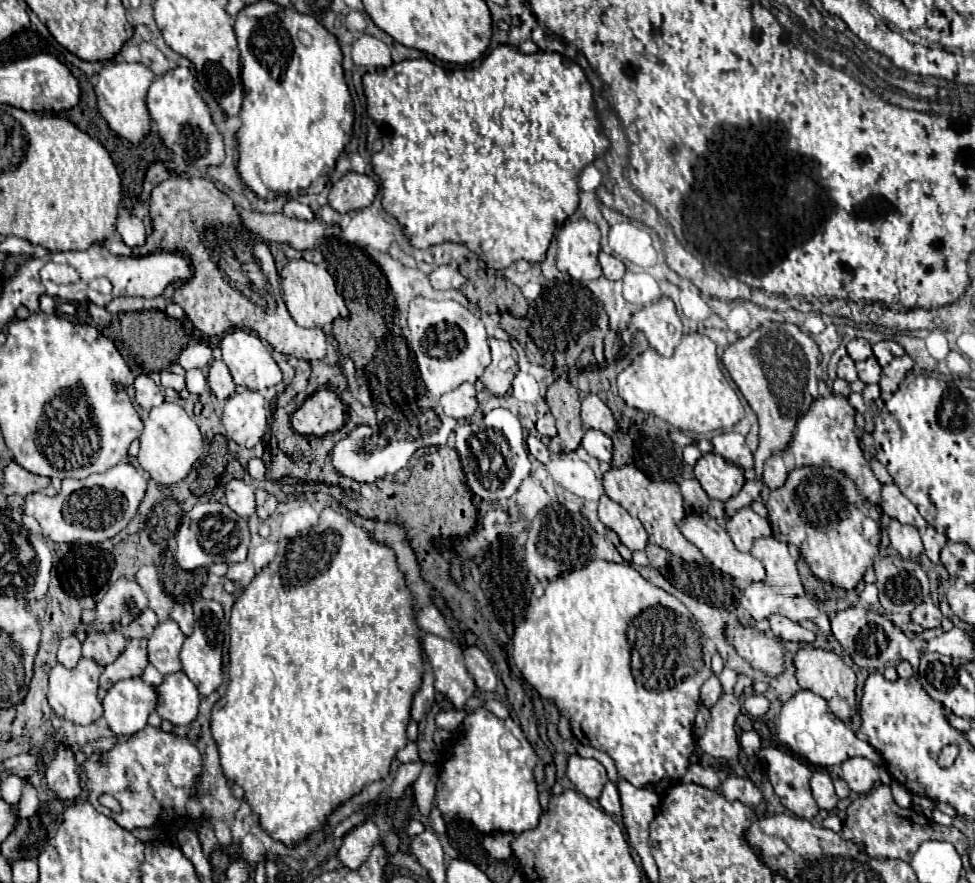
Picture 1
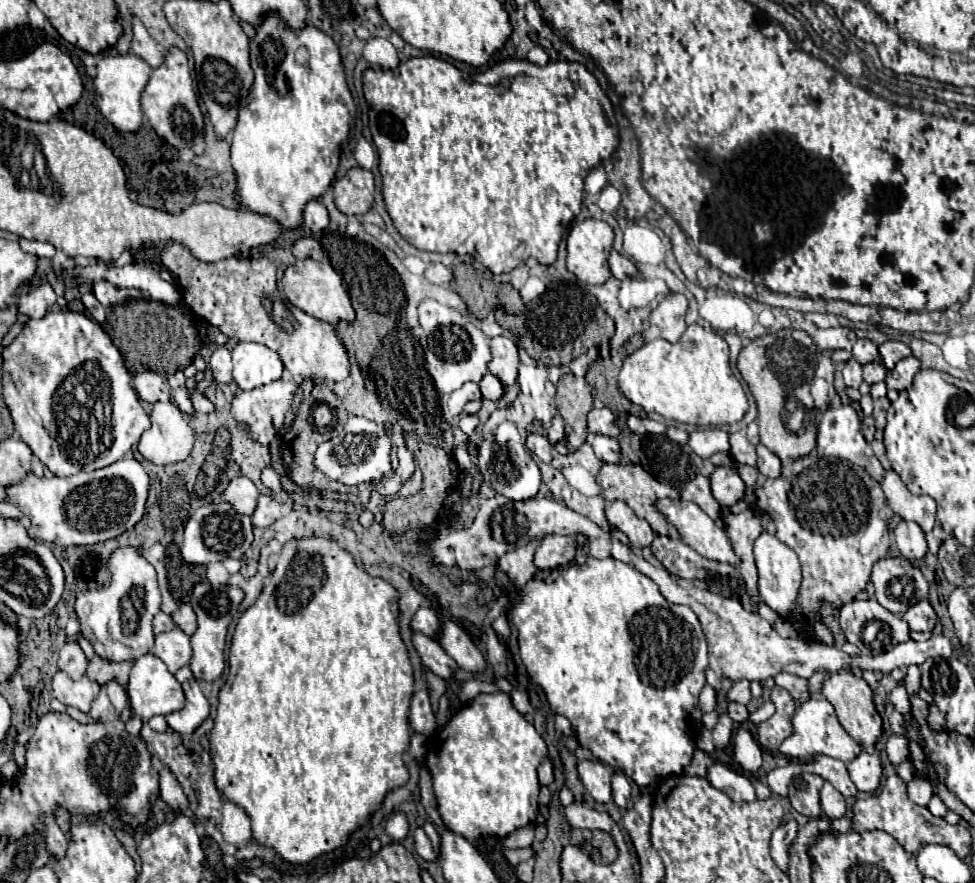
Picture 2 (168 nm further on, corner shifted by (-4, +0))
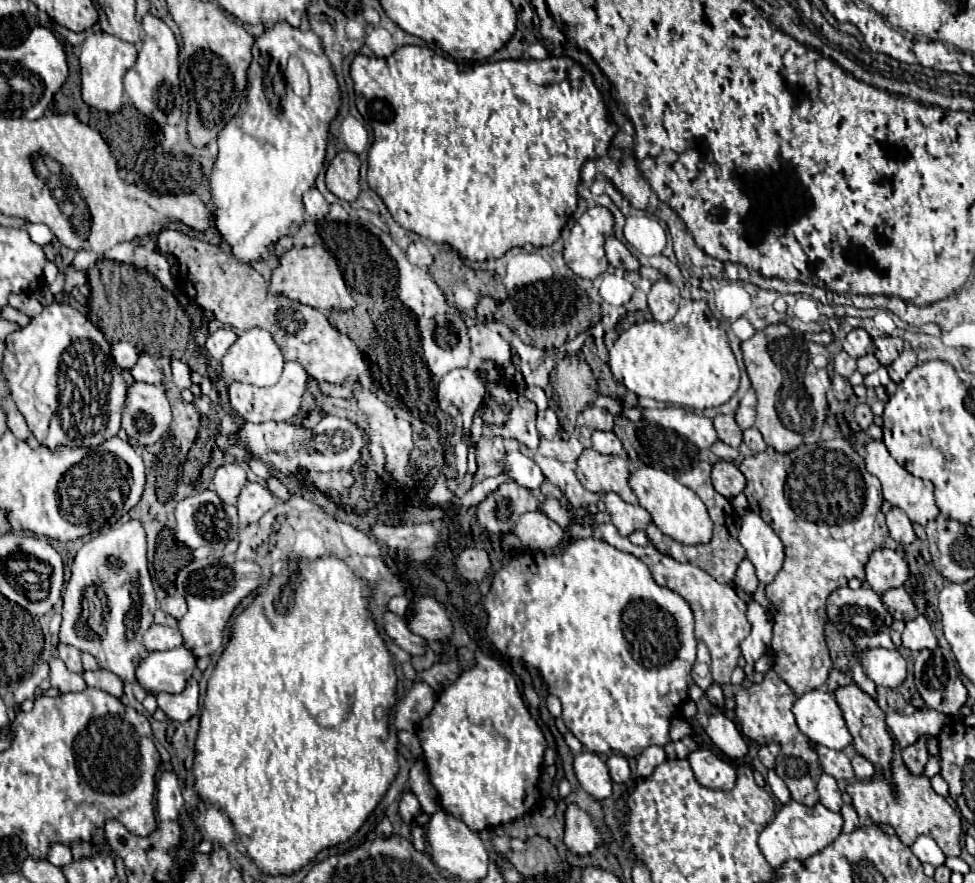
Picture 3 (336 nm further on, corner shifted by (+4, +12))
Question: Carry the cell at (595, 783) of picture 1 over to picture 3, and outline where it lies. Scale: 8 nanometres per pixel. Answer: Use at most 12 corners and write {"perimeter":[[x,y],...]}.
{"perimeter":[[580,752],[574,772],[596,800],[612,794],[608,768],[598,754]]}

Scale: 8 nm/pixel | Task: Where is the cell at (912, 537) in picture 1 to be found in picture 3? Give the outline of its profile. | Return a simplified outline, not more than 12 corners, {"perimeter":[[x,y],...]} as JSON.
{"perimeter":[[904,510],[886,514],[890,536],[900,544],[916,540],[912,522]]}

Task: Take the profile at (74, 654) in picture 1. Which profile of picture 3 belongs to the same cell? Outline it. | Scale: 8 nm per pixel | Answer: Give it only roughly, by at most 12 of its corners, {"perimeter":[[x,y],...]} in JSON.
{"perimeter":[[58,644],[56,654],[70,672],[82,674],[80,650]]}

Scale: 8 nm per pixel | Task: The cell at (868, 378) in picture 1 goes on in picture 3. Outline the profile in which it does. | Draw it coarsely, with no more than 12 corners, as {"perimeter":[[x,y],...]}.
{"perimeter":[[872,352],[858,358],[858,372],[870,374],[880,368]]}

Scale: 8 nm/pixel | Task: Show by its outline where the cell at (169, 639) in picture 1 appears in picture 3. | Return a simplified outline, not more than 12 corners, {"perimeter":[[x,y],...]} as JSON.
{"perimeter":[[152,624],[144,634],[146,650],[182,646],[178,628]]}

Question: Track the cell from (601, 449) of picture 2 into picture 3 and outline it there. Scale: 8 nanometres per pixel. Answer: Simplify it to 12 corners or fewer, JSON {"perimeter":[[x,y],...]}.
{"perimeter":[[592,432],[592,448],[600,454],[624,454],[614,432]]}

